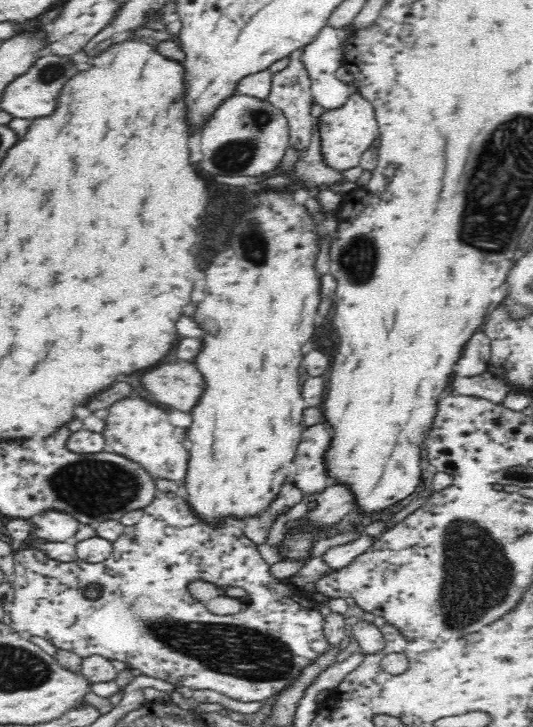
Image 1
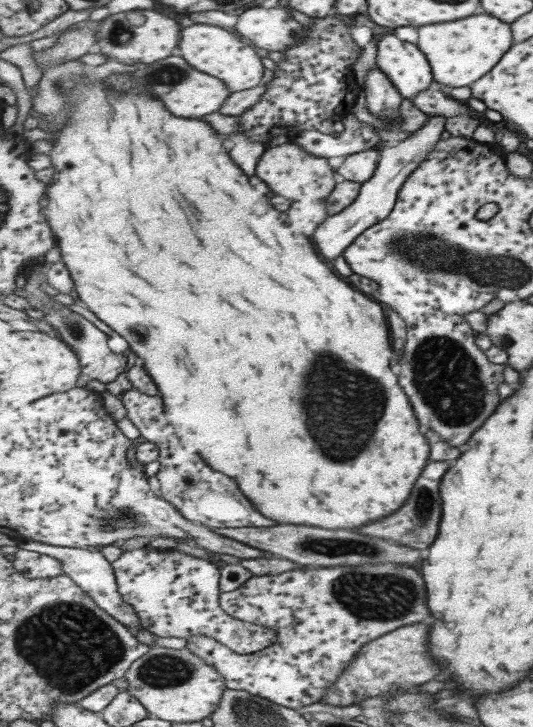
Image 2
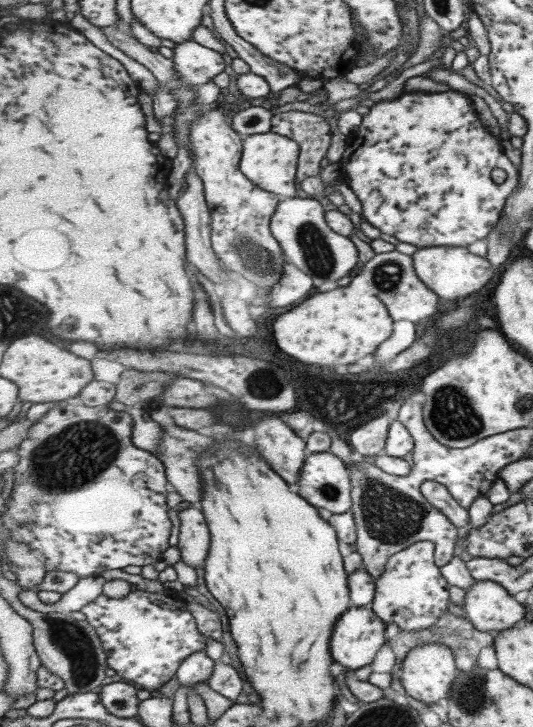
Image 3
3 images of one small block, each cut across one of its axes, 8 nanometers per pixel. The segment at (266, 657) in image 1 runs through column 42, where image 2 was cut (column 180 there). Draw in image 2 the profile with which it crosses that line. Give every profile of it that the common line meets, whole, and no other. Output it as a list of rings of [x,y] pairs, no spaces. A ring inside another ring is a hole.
[[[146,547],[125,551],[112,562],[118,591],[132,604],[143,628],[163,638],[185,638],[204,634],[241,654],[253,654],[276,642],[273,628],[240,621],[221,606],[221,568],[207,558],[191,556],[180,550],[161,551]]]

